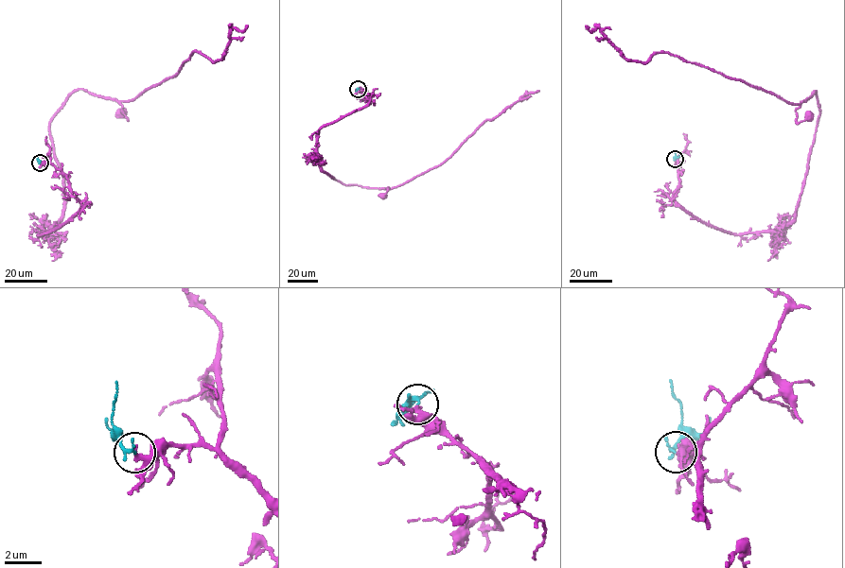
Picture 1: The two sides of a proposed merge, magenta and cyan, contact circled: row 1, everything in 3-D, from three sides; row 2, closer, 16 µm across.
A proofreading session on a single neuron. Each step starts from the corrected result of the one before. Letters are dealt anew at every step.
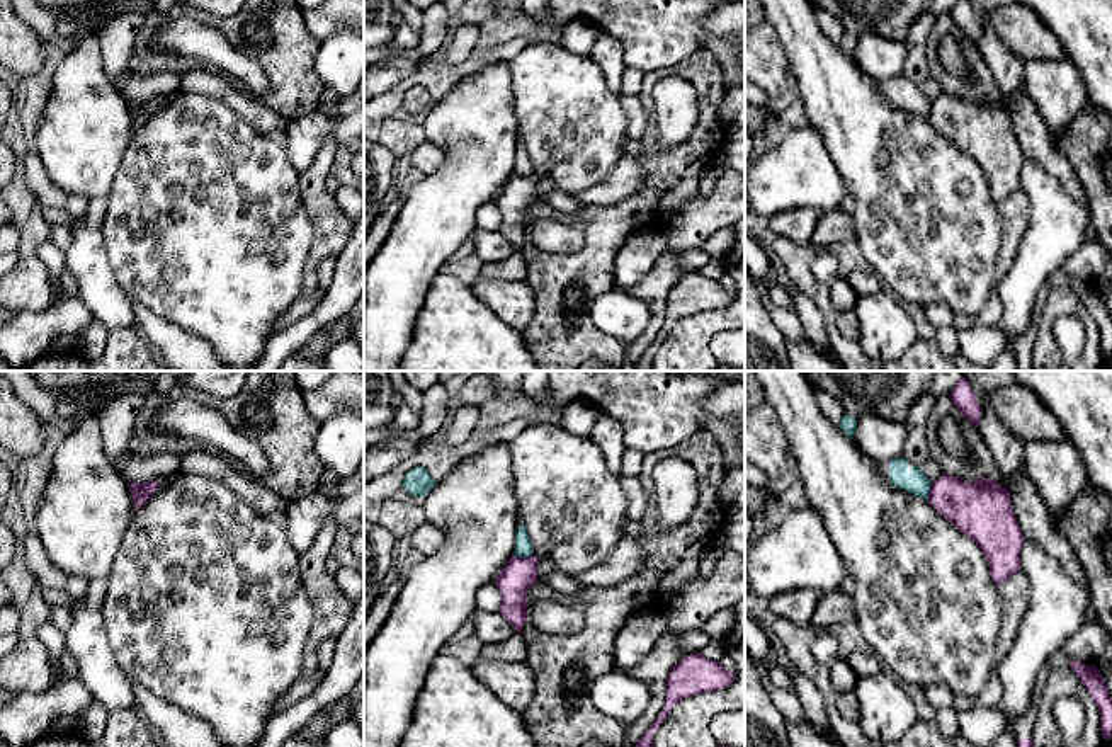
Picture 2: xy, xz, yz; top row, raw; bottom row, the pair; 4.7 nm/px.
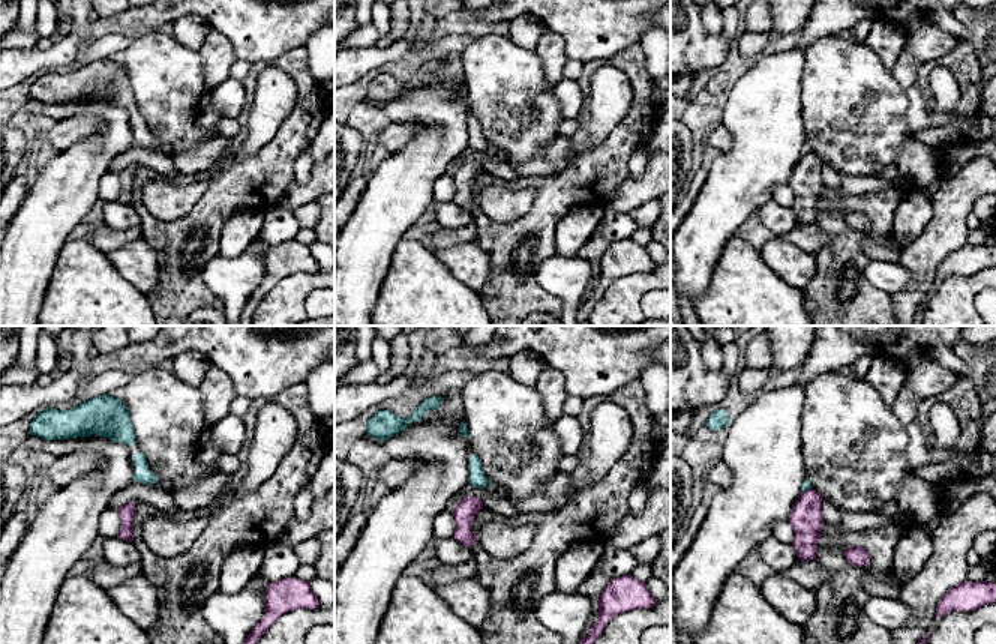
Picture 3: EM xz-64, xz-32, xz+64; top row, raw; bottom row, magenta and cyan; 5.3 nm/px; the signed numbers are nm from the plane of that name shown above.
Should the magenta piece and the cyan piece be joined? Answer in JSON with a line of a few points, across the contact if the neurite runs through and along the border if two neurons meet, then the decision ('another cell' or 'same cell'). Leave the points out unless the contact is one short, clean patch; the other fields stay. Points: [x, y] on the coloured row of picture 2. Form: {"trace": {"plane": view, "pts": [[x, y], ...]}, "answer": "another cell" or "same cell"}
{"trace": {"plane": "xz", "pts": [[533, 553], [514, 557]]}, "answer": "another cell"}

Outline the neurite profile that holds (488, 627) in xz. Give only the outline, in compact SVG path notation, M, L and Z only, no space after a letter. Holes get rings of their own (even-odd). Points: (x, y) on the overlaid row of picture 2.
M474 611L474 636L483 645L502 643L519 633L500 613Z

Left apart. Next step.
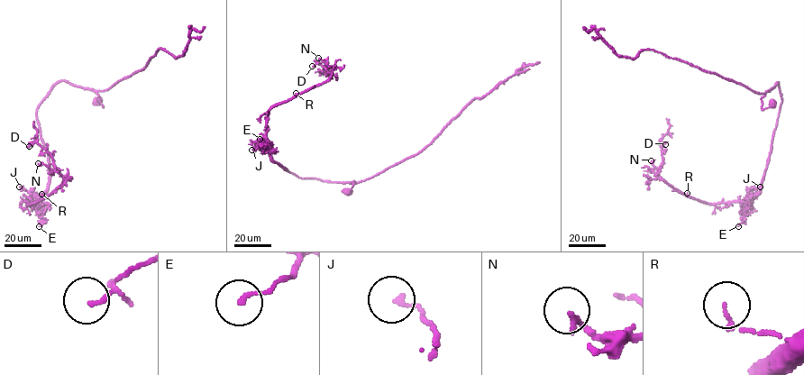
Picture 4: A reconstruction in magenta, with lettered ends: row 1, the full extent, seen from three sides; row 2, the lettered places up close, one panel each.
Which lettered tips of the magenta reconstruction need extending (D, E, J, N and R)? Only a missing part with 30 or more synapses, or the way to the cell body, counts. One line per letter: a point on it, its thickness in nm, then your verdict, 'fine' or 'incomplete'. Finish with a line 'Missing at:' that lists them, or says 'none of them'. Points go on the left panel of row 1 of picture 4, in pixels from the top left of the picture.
D: place (29, 146); calibre 70 nm; fine
E: place (39, 226); calibre 100 nm; fine
J: place (19, 187); calibre 140 nm; fine
N: place (38, 163); calibre 160 nm; fine
R: place (41, 194); calibre 110 nm; fine
Missing at: none of them

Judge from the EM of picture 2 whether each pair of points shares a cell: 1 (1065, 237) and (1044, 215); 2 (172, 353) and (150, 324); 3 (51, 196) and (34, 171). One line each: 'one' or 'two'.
1: one
2: one
3: one

